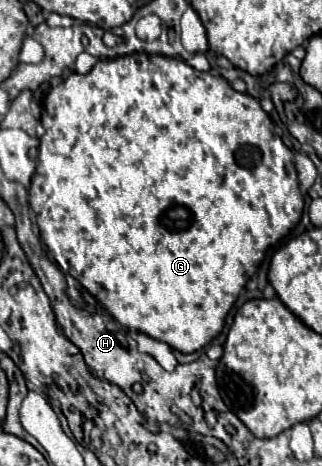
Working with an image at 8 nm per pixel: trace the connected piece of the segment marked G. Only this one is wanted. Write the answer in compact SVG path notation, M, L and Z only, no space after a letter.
M135 52L129 56L99 60L89 74L73 72L61 84L53 86L43 104L41 124L45 134L41 136L37 170L31 178L29 204L37 214L41 240L59 268L87 288L87 292L93 294L123 328L143 332L179 352L205 348L223 330L227 312L247 280L257 272L267 248L283 240L299 224L303 214L305 200L299 190L293 152L275 134L269 114L253 96L235 92L221 76L199 72L179 58Z

